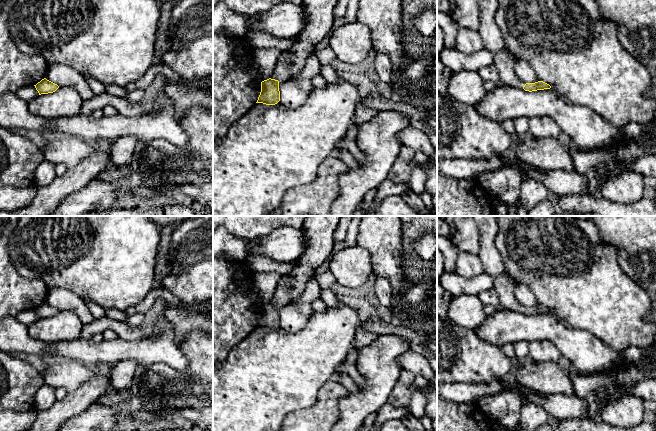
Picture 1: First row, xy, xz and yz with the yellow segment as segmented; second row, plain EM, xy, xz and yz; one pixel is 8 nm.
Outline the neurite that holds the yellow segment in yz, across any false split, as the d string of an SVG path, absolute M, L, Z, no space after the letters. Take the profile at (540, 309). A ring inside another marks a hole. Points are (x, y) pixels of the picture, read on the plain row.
M502 274L494 278L493 286L498 294L500 304L503 310L514 310L523 312L525 315L537 315L550 313L551 310L543 305L535 307L525 307L515 296L515 282L506 274Z

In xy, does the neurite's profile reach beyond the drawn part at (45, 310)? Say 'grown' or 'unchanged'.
unchanged

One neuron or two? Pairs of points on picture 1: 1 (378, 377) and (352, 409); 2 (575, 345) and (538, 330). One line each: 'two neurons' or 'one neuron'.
1: one neuron
2: one neuron

